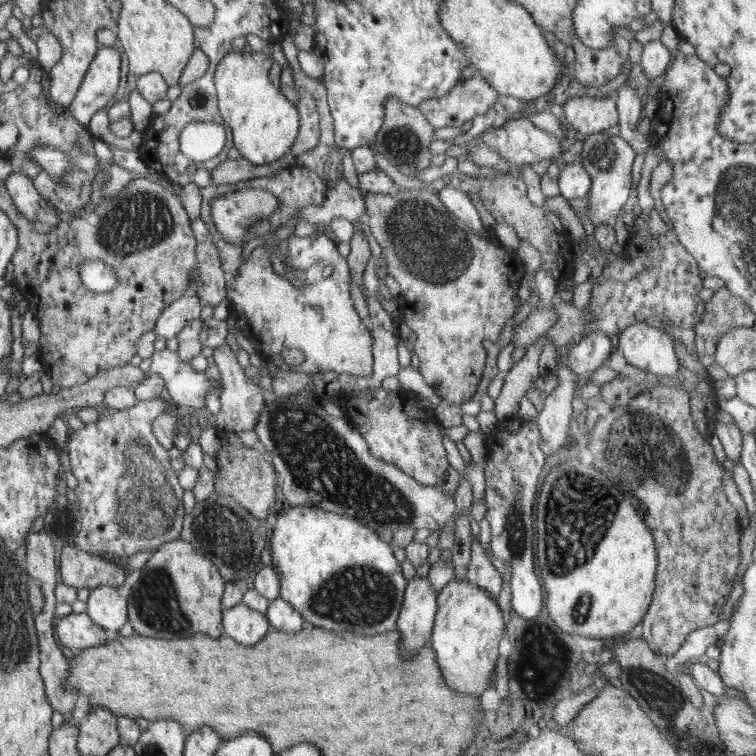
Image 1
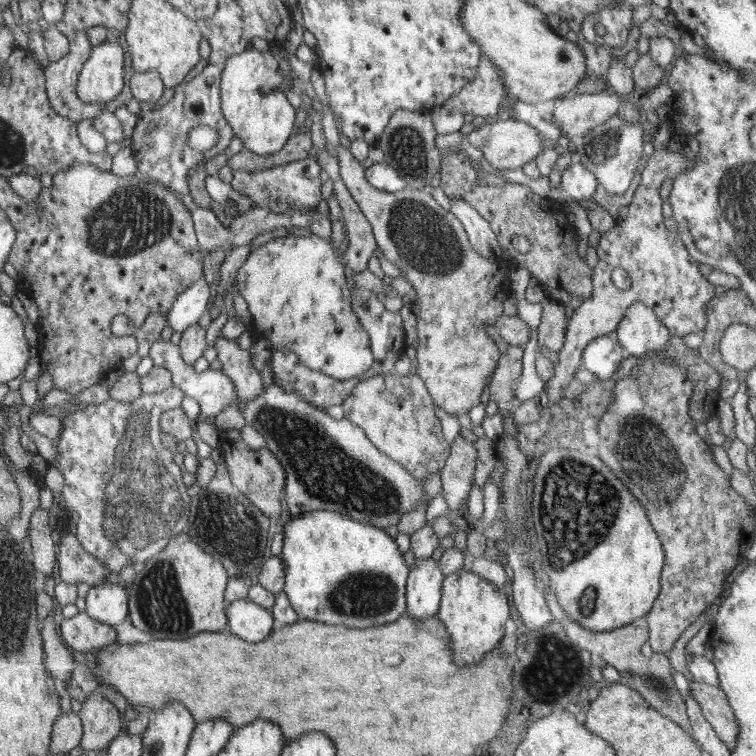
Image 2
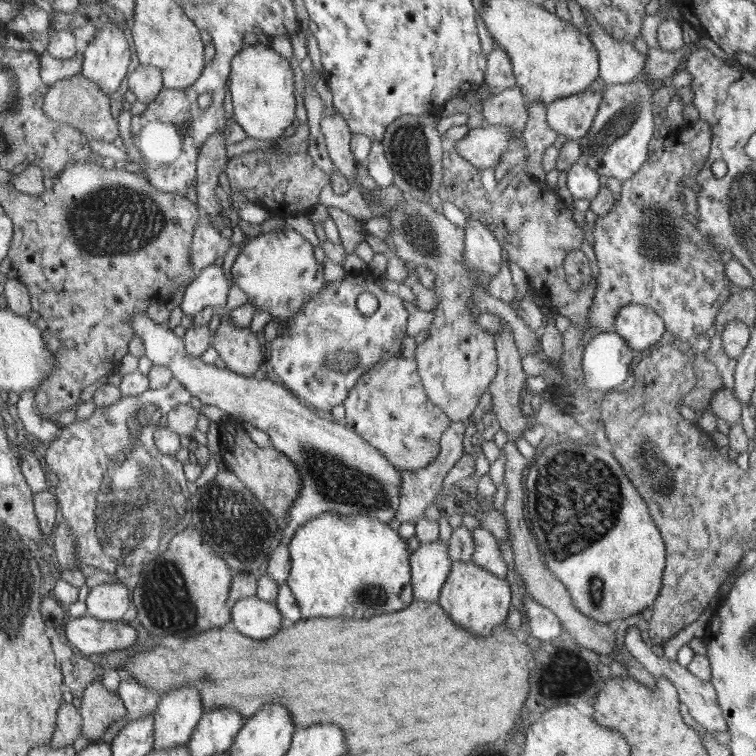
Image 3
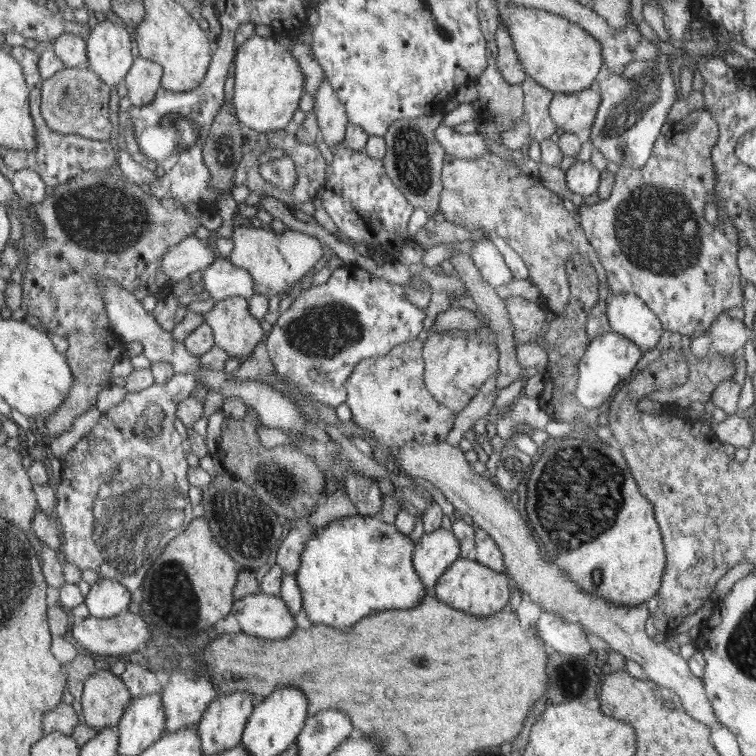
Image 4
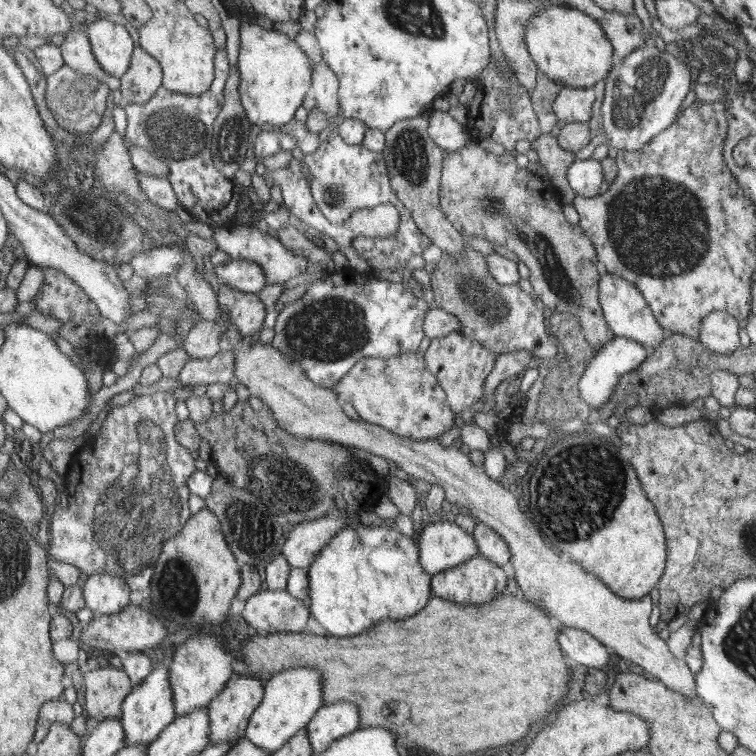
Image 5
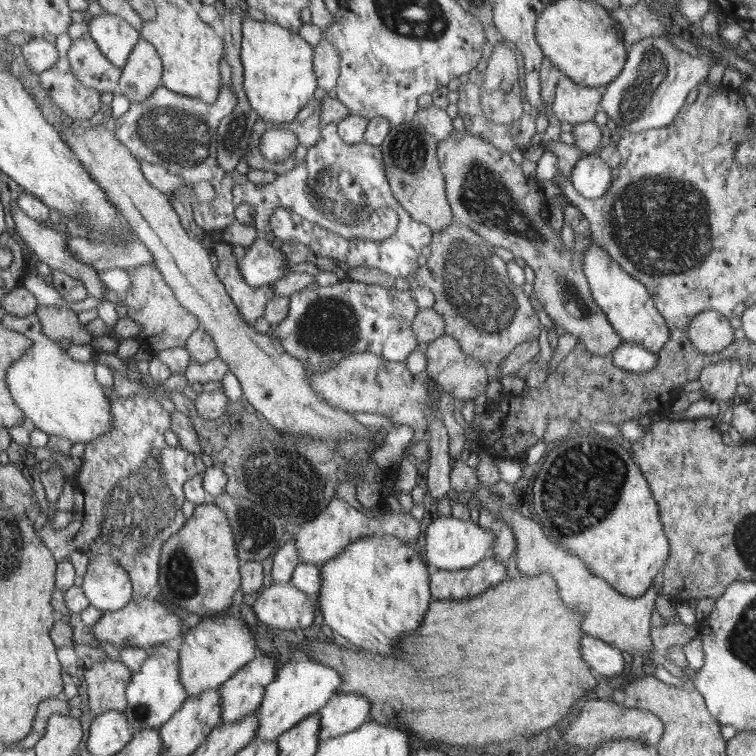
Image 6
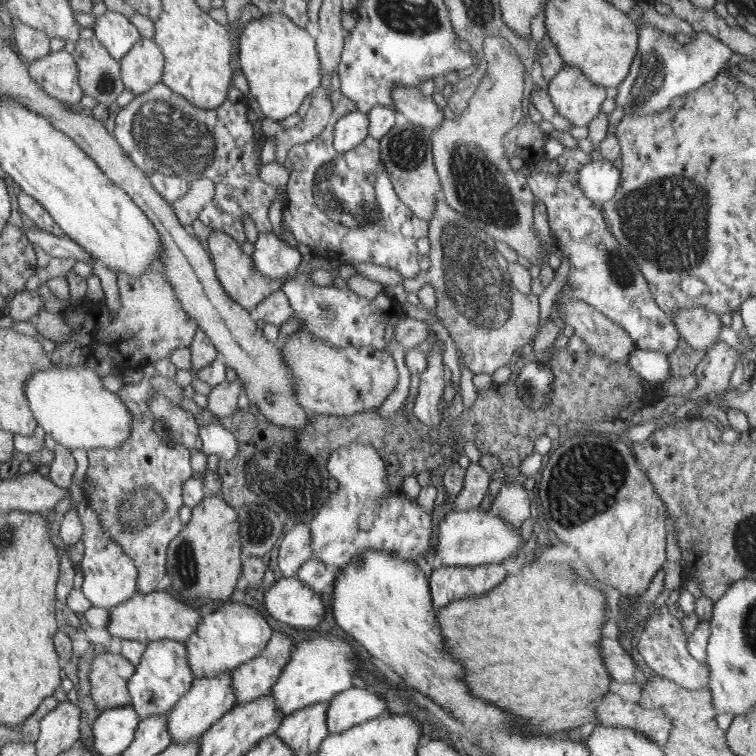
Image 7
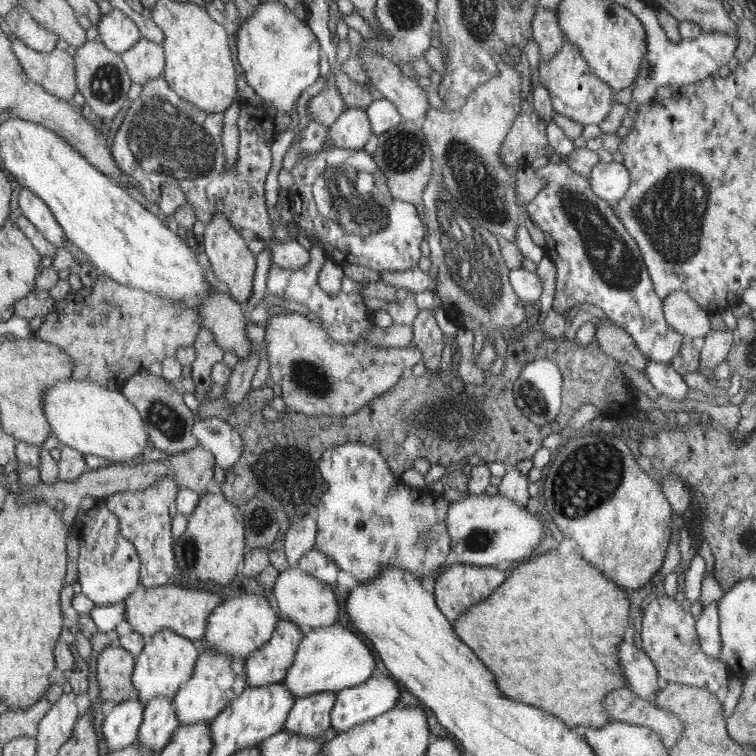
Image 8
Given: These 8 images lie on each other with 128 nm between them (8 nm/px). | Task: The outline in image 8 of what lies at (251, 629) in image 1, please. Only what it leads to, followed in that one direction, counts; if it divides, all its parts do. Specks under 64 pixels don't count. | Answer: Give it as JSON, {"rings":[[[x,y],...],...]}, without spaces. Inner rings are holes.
{"rings":[[[292,567],[286,569],[274,580],[272,592],[276,601],[273,602],[283,618],[305,630],[311,627],[327,627],[336,623],[338,612],[340,612],[340,602],[336,598],[336,592],[330,586],[314,579],[304,570]]]}

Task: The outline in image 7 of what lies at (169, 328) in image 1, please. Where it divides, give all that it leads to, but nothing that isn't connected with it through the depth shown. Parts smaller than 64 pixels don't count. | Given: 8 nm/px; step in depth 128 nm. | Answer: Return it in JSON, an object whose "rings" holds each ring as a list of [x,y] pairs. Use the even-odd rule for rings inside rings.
{"rings":[[[270,231],[259,234],[254,243],[254,264],[257,269],[271,279],[292,275],[301,264],[300,252]]]}

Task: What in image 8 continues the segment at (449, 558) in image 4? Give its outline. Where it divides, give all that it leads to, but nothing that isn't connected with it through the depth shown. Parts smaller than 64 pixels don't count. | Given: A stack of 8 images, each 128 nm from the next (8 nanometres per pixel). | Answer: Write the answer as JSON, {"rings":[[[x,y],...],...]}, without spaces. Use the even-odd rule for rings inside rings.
{"rings":[[[499,493],[469,494],[464,500],[454,501],[449,505],[446,518],[446,526],[453,539],[453,562],[472,566],[509,567],[523,562],[527,557],[533,557],[534,548],[540,544],[540,538],[544,537],[544,522],[538,520],[540,516]]]}

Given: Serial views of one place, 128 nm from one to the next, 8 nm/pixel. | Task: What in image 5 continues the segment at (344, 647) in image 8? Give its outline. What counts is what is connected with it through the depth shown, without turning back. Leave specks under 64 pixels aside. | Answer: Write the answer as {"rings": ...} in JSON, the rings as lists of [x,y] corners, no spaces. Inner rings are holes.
{"rings":[[[296,667],[276,673],[264,683],[265,696],[250,717],[244,737],[272,754],[306,728],[324,704],[322,673],[308,667]]]}

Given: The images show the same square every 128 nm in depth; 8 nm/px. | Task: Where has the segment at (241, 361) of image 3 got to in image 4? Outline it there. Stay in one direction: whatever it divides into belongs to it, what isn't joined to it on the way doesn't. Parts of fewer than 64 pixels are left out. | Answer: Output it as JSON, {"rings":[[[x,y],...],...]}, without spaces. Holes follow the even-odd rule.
{"rings":[[[235,296],[216,301],[207,312],[204,313],[204,322],[213,328],[216,344],[229,354],[229,358],[241,357],[244,362],[254,350],[254,346],[264,336],[260,320],[256,320],[249,311],[249,301]]]}

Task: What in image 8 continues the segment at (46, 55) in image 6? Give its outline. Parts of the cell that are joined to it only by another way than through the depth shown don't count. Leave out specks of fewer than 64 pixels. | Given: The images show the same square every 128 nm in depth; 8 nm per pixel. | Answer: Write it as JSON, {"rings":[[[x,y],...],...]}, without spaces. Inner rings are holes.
{"rings":[[[17,5],[4,18],[12,34],[28,48],[42,53],[50,53],[56,48],[56,32],[42,27],[24,7]]]}

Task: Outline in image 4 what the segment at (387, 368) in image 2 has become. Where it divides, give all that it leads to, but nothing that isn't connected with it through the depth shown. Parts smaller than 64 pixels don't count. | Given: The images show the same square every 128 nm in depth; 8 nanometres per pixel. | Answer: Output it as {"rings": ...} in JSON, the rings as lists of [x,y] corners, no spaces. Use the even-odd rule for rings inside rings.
{"rings":[[[342,266],[332,270],[326,284],[295,299],[269,330],[265,344],[278,375],[296,384],[317,403],[336,408],[348,397],[346,384],[354,368],[362,360],[388,355],[398,345],[418,339],[418,334],[425,329],[425,319],[425,308],[414,306],[400,284],[386,282],[362,268]]]}

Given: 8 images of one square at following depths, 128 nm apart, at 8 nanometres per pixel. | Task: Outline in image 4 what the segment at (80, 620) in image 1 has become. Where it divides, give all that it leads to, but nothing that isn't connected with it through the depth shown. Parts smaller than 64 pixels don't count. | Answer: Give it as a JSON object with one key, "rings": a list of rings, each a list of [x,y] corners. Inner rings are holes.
{"rings":[[[127,612],[116,617],[96,618],[91,614],[86,620],[76,623],[72,629],[72,636],[76,643],[87,651],[98,656],[124,656],[133,653],[141,646],[146,646],[152,640],[152,626],[147,619],[135,613]]]}

